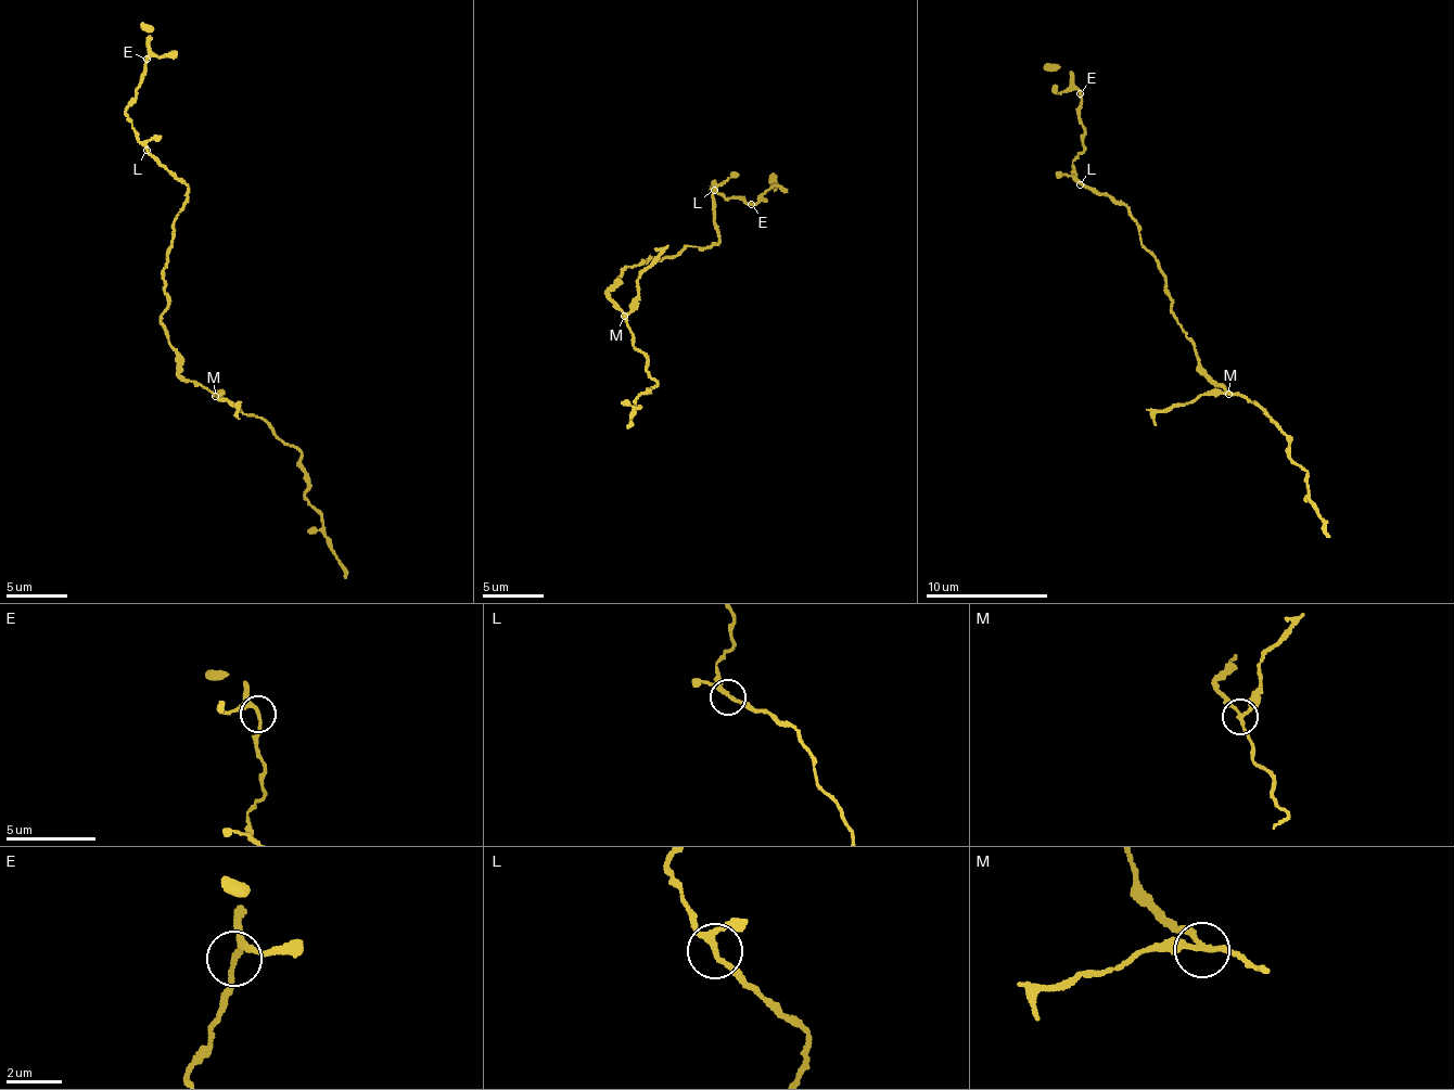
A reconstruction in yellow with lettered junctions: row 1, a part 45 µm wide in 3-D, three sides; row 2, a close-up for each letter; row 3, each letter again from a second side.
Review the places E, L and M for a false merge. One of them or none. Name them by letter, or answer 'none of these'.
M

